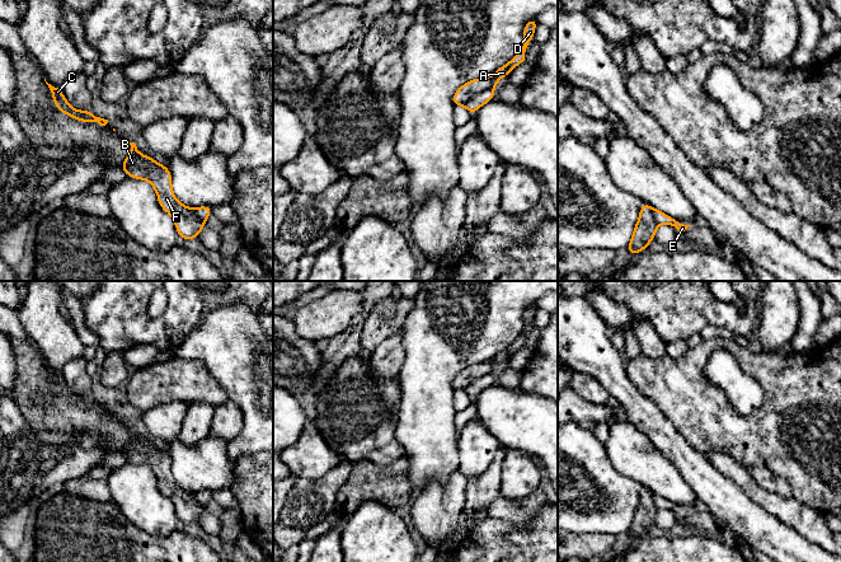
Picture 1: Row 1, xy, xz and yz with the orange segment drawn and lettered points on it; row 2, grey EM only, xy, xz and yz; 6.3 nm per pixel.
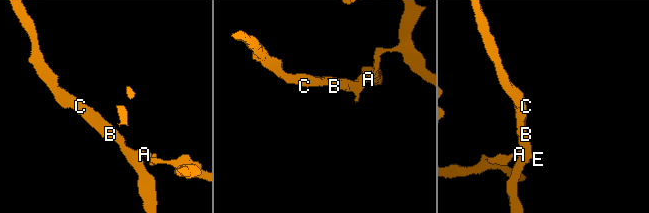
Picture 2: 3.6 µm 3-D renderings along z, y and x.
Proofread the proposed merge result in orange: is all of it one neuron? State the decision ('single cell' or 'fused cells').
fused cells

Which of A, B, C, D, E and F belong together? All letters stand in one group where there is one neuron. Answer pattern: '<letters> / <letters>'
A D E / B C F

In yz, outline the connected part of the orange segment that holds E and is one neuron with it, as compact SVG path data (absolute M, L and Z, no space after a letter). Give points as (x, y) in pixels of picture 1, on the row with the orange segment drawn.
M653 209L653 215L654 215L654 219L658 225L659 224L671 225L671 226L676 228L678 231L685 231L689 226L691 226L691 225L683 225L680 221L677 221L676 219L666 215L662 211L656 210L656 209Z

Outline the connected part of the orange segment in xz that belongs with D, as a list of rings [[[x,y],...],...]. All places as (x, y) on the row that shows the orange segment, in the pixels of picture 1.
[[[531,18],[525,28],[523,28],[523,46],[522,48],[516,53],[516,56],[508,61],[506,65],[501,66],[494,74],[492,85],[489,89],[476,94],[473,99],[470,99],[465,108],[470,114],[475,113],[483,104],[490,102],[494,98],[494,86],[497,83],[502,79],[508,76],[509,71],[517,67],[520,64],[525,61],[525,52],[528,46],[528,43],[534,39],[535,28],[537,25],[537,19]]]

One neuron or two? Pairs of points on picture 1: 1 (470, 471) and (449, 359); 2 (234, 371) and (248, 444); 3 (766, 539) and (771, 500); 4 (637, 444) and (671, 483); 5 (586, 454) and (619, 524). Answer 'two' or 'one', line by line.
1: two
2: one
3: two
4: one
5: one

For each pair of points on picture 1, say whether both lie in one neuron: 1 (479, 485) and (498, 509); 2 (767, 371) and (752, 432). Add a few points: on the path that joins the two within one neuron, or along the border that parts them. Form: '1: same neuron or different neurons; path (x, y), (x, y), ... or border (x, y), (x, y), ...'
1: different neurons; border (498, 493), (487, 507), (488, 516)
2: same neuron; path (773, 387), (773, 412), (767, 417)

